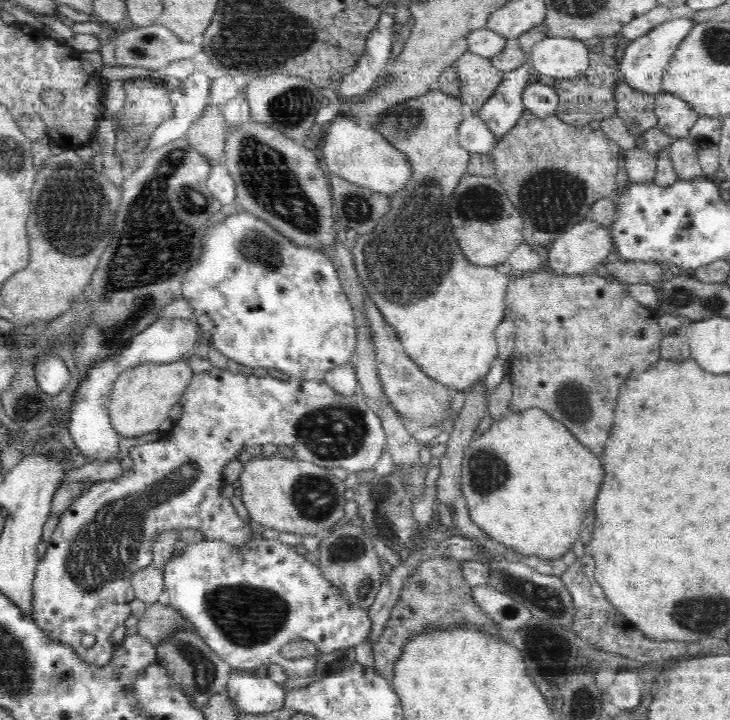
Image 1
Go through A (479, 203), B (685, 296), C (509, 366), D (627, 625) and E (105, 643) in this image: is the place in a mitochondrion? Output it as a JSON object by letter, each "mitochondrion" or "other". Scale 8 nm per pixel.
{"A":"mitochondrion","B":"mitochondrion","C":"other","D":"other","E":"other"}

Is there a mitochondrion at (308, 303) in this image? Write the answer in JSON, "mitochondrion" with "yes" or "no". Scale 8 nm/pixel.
{"mitochondrion":"no"}

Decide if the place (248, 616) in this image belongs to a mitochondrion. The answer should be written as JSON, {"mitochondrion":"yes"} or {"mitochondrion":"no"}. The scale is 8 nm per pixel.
{"mitochondrion":"yes"}

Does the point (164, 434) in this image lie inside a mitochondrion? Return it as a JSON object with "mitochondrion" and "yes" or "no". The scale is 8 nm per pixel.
{"mitochondrion":"no"}

